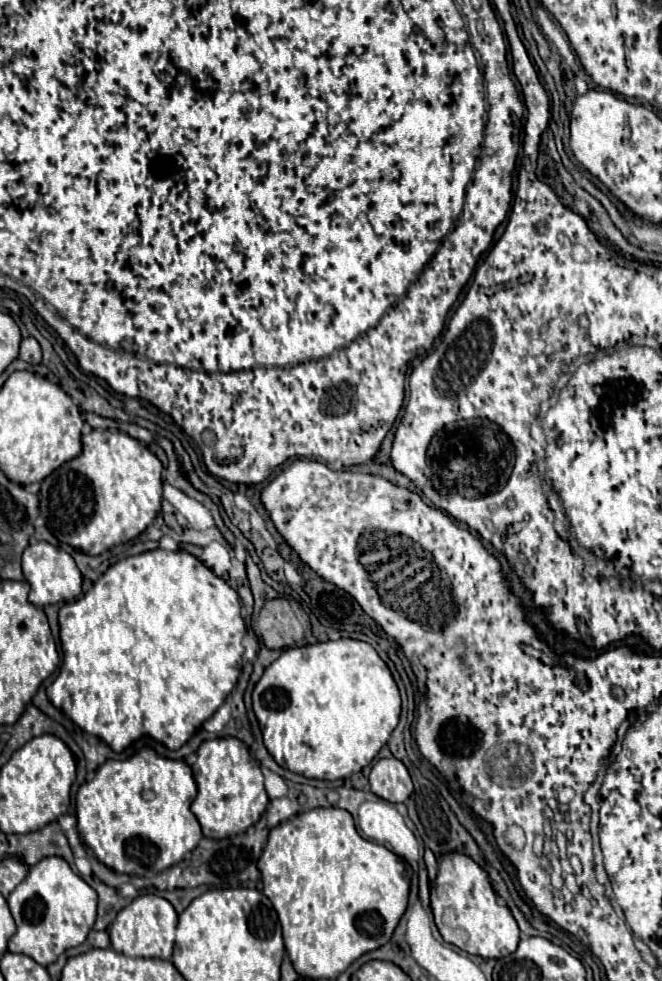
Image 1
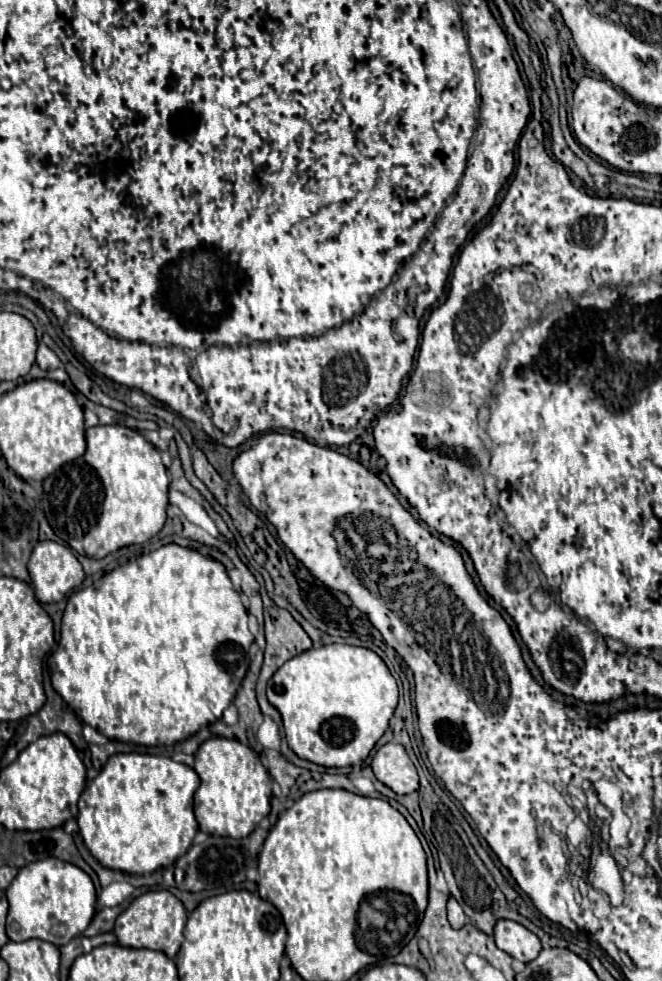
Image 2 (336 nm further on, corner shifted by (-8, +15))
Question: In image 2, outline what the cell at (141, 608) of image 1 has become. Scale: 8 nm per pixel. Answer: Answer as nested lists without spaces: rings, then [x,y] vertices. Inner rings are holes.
[[[165,544],[149,554],[139,556],[137,560],[127,562],[125,566],[115,568],[93,586],[73,592],[69,596],[67,608],[65,608],[65,624],[61,626],[61,640],[57,644],[57,650],[49,658],[51,684],[55,692],[69,704],[69,708],[73,708],[77,718],[81,718],[85,724],[99,730],[107,738],[119,740],[119,742],[145,744],[145,746],[157,746],[157,744],[169,746],[193,736],[201,726],[213,724],[221,718],[223,710],[231,704],[237,688],[241,686],[245,678],[251,644],[253,644],[253,634],[247,628],[247,610],[241,602],[241,594],[233,590],[233,584],[225,568],[217,560],[201,556],[197,550],[181,548],[177,544]]]

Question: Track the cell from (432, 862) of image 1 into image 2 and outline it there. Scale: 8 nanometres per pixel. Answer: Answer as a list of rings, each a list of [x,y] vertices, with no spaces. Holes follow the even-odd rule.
[[[451,898],[451,900],[449,900],[449,904],[447,904],[447,912],[449,912],[451,928],[459,930],[459,928],[463,928],[463,926],[465,926],[465,914],[463,914],[463,910],[459,908],[459,904],[457,904],[457,900],[455,900],[455,898]]]

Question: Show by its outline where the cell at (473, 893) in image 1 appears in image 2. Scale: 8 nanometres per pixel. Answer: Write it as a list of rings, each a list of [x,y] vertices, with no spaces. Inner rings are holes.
[[[499,920],[495,924],[495,942],[503,952],[523,964],[535,960],[543,948],[533,932],[513,920]]]

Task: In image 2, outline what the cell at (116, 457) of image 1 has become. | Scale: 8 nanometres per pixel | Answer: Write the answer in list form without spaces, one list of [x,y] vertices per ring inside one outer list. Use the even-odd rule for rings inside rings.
[[[93,426],[85,430],[85,438],[87,452],[45,478],[41,506],[63,542],[83,556],[101,560],[123,546],[147,542],[163,528],[169,476],[153,444],[131,428]]]

